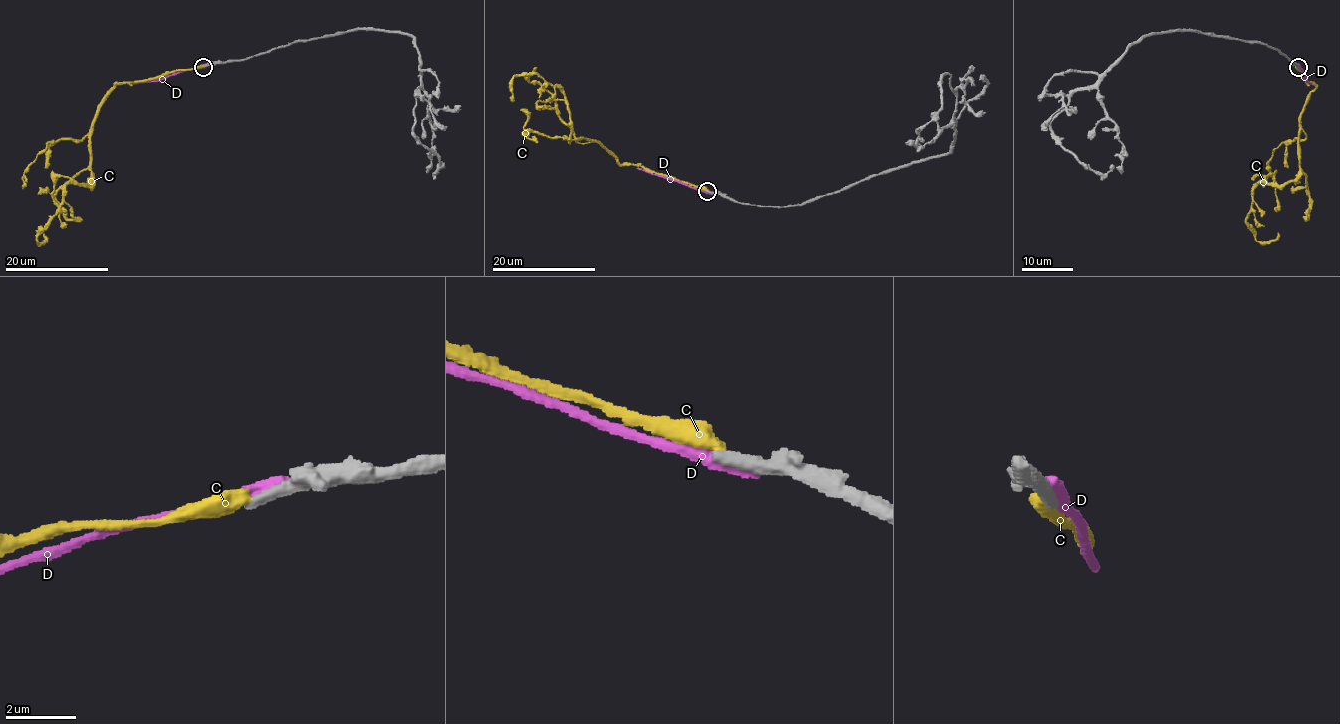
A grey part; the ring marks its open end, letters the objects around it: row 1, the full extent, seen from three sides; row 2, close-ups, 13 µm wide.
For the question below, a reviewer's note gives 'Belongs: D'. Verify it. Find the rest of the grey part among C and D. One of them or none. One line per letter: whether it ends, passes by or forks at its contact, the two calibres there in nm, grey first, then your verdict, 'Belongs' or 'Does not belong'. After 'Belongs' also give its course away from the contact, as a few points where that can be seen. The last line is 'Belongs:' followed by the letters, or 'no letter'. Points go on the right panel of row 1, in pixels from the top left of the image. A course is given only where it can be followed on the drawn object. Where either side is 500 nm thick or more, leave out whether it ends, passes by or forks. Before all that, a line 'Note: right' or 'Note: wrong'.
Note: wrong
C: It ends there. Thickness 380 nm (grey) against 400 nm. Does not belong
D: It ends there. Thickness 460 nm (grey) against 480 nm. Does not belong
Belongs: no letter

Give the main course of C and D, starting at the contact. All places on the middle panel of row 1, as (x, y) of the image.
C: (708, 190), (620, 163), (595, 141), (569, 139), (564, 94), (535, 74), (512, 79), (513, 98)
D: (710, 192), (636, 168)

